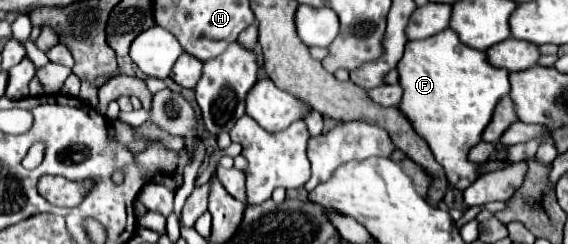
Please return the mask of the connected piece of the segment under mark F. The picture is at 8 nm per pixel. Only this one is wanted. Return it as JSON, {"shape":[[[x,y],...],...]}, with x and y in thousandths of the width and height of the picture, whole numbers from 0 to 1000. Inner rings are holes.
{"shape":[[[794,115],[748,164],[717,172],[699,295],[710,361],[710,393],[699,434],[702,459],[755,590],[762,648],[783,689],[790,754],[815,787],[843,730],[847,672],[826,664],[822,631],[847,574],[847,541],[879,402],[896,385],[896,295],[889,279],[864,270],[854,213],[819,189]]]}

